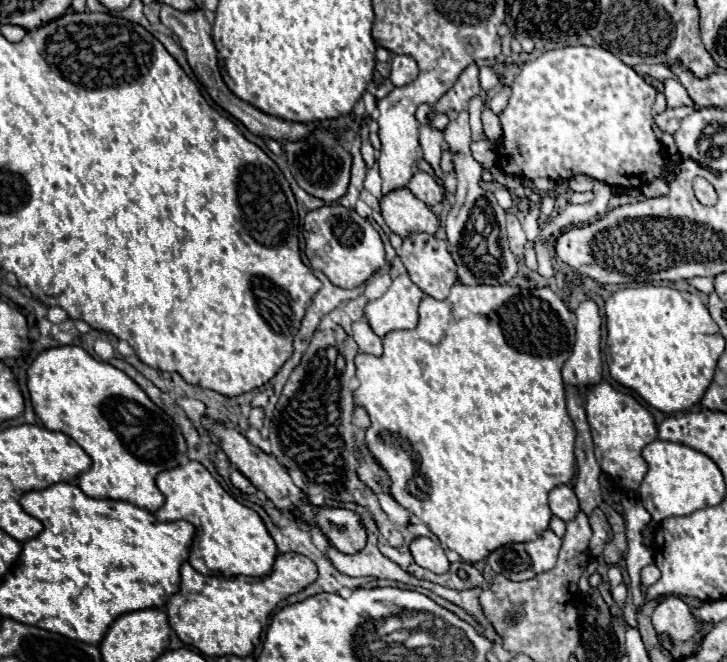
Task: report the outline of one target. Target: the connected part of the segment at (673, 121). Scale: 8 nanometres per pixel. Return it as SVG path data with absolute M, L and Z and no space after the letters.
M678 107L678 109L666 109L664 113L660 113L660 115L656 115L654 117L654 123L658 125L658 129L660 131L664 131L664 133L674 133L678 127L680 127L680 121L686 117L686 115L690 115L694 109L692 107Z

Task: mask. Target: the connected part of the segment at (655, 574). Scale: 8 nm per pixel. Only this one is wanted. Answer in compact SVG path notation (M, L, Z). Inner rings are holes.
M648 565L642 569L642 585L650 587L660 579L660 569L656 565Z

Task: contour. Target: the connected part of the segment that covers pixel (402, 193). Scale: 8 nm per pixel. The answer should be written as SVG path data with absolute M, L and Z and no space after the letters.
M400 187L382 195L380 213L386 225L400 237L408 235L408 231L428 231L434 235L438 229L438 217L434 211L416 199L408 187Z

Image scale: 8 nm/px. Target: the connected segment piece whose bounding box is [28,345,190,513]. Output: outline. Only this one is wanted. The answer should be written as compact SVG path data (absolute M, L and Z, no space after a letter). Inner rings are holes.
M64 345L42 351L28 369L28 389L38 419L50 429L72 437L90 457L92 467L78 477L80 489L94 499L128 501L150 513L164 505L164 495L156 487L156 475L188 463L186 441L174 419L150 401L142 387L132 381L124 371L110 363L94 359L88 351L78 345Z

